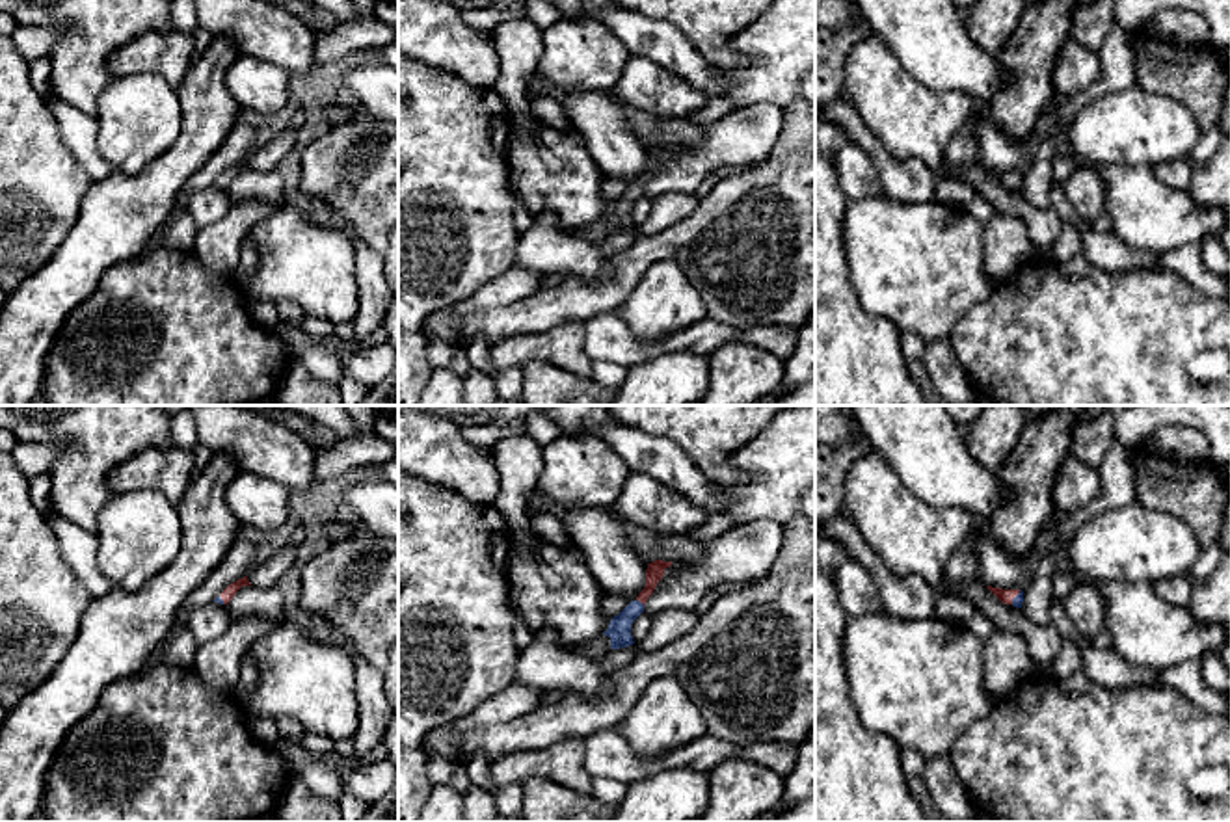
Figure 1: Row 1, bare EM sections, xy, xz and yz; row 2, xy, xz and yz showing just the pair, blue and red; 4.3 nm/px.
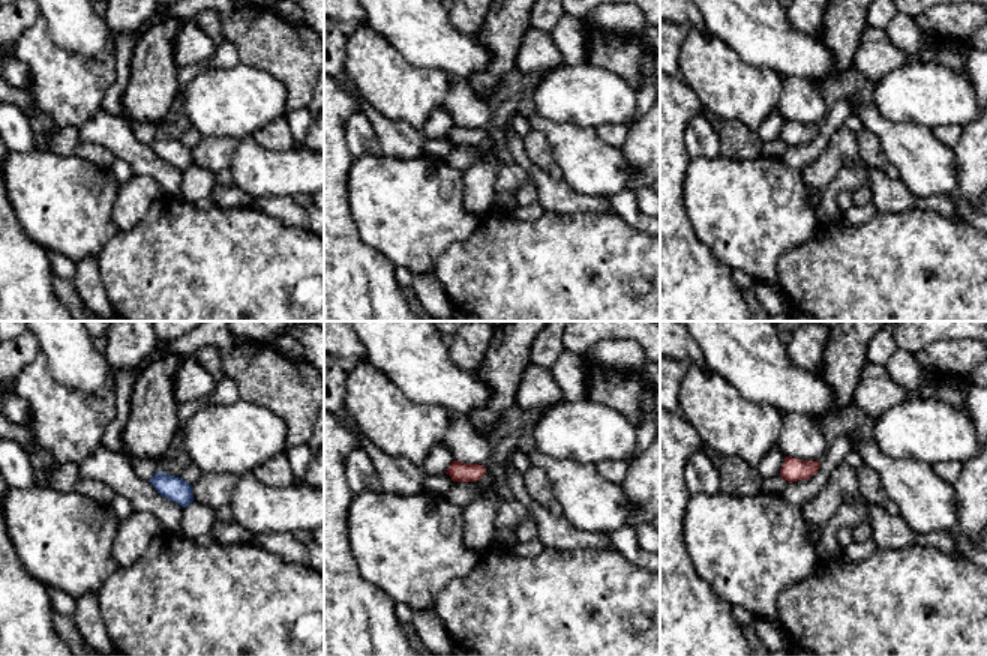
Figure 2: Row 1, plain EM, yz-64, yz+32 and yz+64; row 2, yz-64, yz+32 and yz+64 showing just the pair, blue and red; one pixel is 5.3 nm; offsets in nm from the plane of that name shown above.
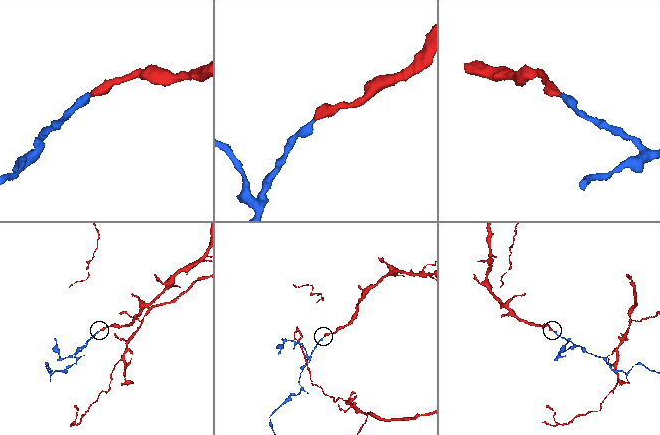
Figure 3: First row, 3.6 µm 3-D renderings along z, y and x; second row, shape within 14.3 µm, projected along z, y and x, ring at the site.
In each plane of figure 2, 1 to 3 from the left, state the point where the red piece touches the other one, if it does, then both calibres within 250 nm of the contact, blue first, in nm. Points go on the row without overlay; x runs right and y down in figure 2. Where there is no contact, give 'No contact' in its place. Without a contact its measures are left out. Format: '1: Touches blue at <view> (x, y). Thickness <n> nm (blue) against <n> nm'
1: No contact
2: No contact
3: No contact

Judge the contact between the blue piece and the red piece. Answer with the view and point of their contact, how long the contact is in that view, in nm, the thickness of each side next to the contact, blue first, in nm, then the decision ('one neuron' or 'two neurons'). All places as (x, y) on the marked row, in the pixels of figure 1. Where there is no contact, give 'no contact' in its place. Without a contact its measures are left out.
meets blue in xz at (641, 603); contact 40 nm long; 100 nm thick on the blue side, 80 nm on the other; one neuron

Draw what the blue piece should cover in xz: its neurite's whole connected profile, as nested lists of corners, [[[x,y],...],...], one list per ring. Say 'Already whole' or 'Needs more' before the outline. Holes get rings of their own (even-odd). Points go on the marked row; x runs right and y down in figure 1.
Needs more. [[[662,560],[648,563],[644,590],[618,616],[610,619],[608,629],[603,632],[610,638],[610,649],[620,649],[635,643],[631,636],[631,625],[644,612],[648,597],[653,593],[657,582],[662,578],[664,569],[670,565],[672,562]]]

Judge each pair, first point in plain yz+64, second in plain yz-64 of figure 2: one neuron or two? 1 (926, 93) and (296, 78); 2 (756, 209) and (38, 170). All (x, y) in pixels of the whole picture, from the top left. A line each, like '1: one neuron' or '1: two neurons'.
1: two neurons
2: one neuron

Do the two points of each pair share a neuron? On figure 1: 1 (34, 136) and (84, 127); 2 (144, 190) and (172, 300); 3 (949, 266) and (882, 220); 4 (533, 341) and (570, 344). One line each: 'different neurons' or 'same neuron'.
1: different neurons
2: different neurons
3: same neuron
4: same neuron

